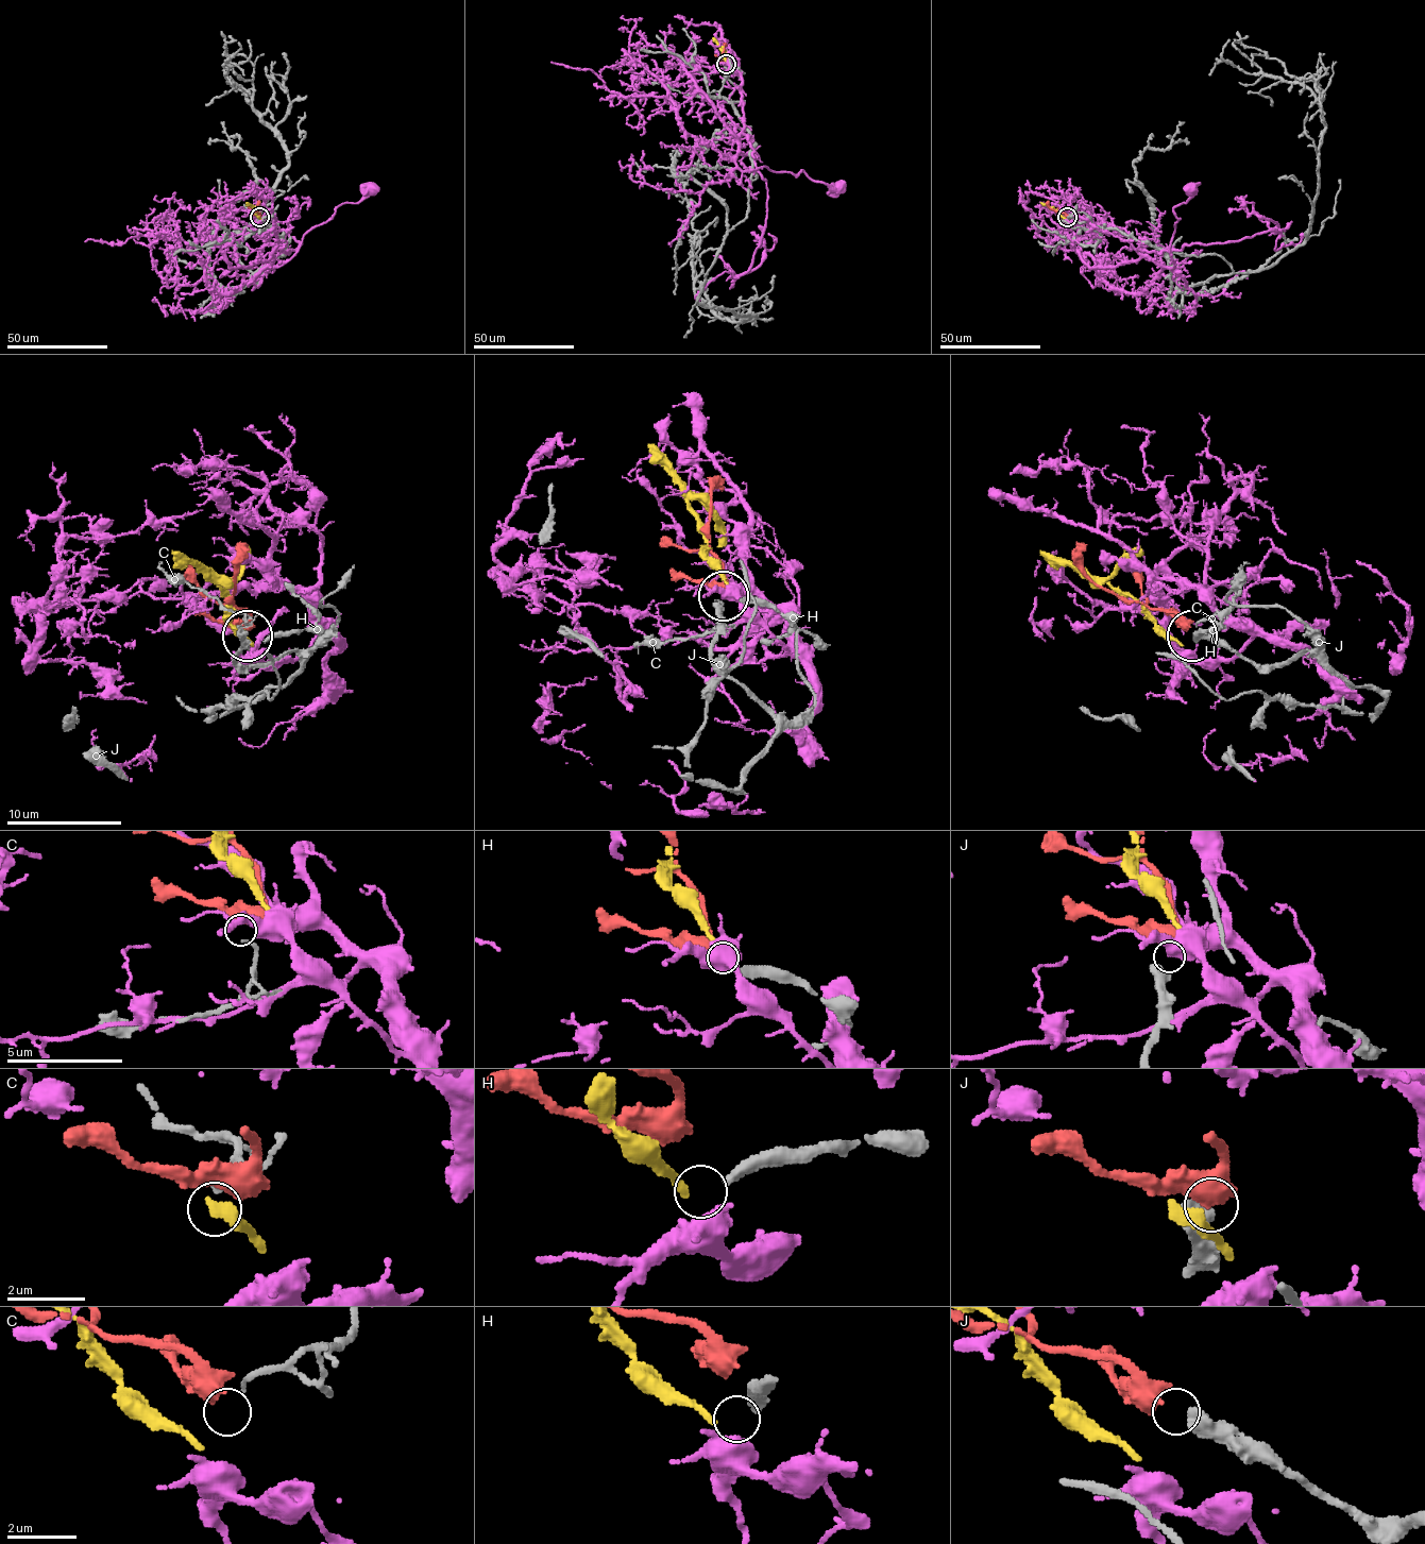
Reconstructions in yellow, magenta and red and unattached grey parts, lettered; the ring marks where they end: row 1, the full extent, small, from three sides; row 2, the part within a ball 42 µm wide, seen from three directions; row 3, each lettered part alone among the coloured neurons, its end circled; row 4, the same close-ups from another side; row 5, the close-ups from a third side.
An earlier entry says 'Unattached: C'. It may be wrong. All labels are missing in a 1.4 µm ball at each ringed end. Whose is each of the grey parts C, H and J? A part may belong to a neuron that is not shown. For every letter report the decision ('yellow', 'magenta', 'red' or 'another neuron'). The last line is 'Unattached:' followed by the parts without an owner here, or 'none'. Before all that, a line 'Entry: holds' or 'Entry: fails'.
Entry: holds
C: another neuron
H: yellow
J: red
Unattached: C

